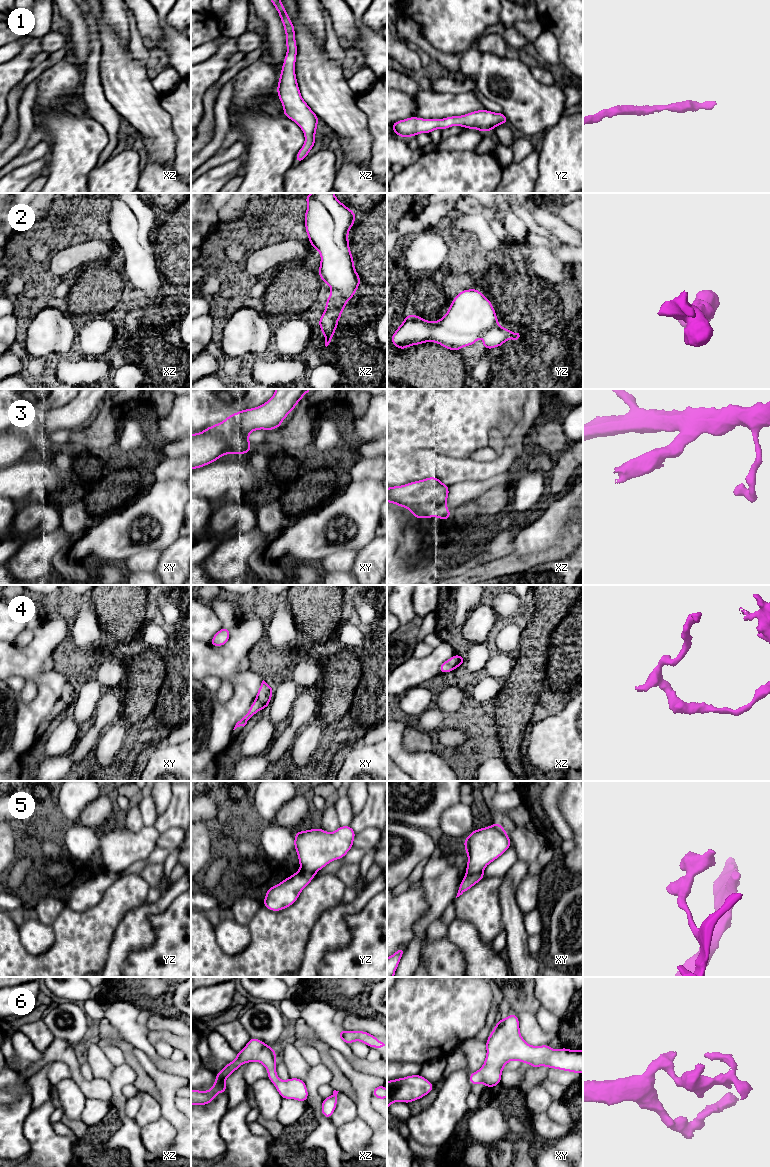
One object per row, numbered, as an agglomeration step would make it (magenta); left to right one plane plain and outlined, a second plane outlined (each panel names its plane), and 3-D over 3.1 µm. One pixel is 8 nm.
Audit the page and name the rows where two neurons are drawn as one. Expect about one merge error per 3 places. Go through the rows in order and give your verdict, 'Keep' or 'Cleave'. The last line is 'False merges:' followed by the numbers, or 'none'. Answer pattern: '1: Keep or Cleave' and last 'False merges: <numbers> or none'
1: Keep
2: Keep
3: Cleave
4: Cleave
5: Cleave
6: Keep
False merges: 3, 4, 5

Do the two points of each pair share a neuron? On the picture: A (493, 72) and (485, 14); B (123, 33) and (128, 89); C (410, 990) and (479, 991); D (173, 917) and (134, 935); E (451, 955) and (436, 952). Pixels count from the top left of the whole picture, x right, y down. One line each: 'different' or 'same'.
A: same
B: same
C: same
D: different
E: same

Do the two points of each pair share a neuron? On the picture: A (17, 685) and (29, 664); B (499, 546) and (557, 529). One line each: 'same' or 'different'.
A: different
B: different

